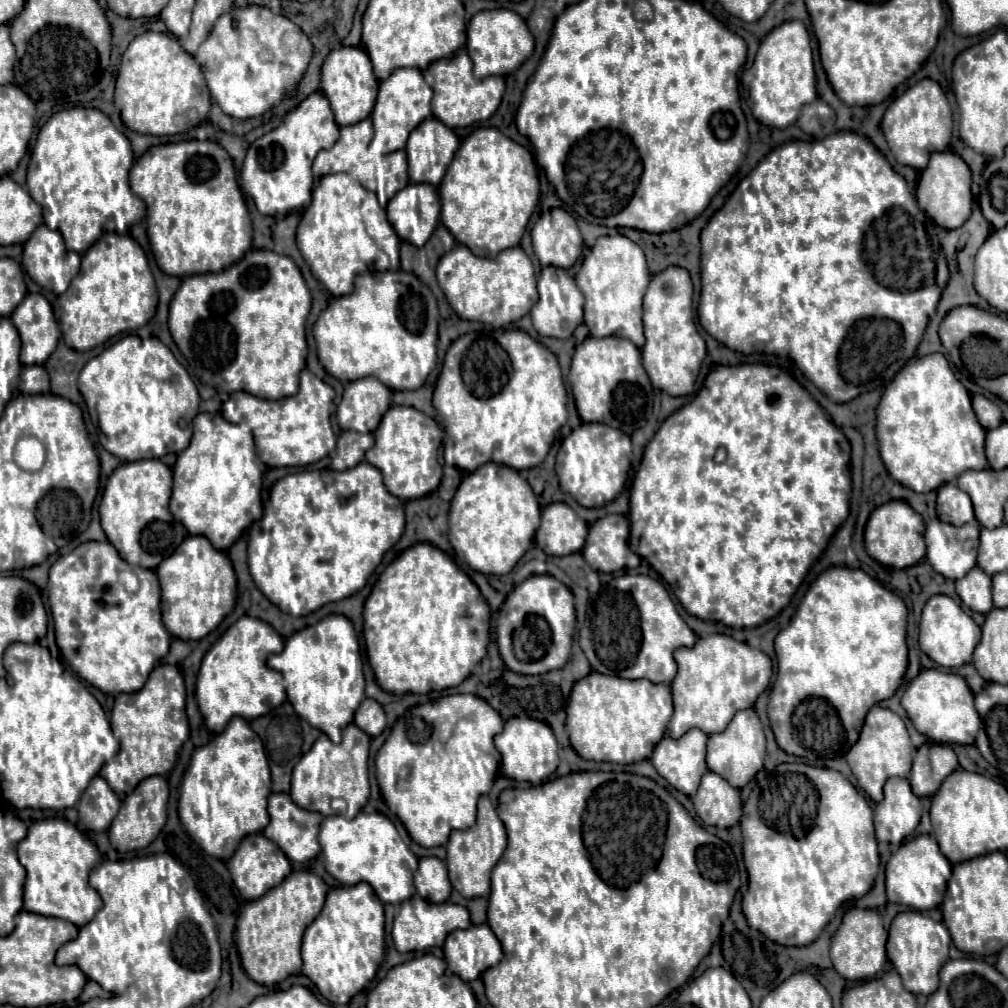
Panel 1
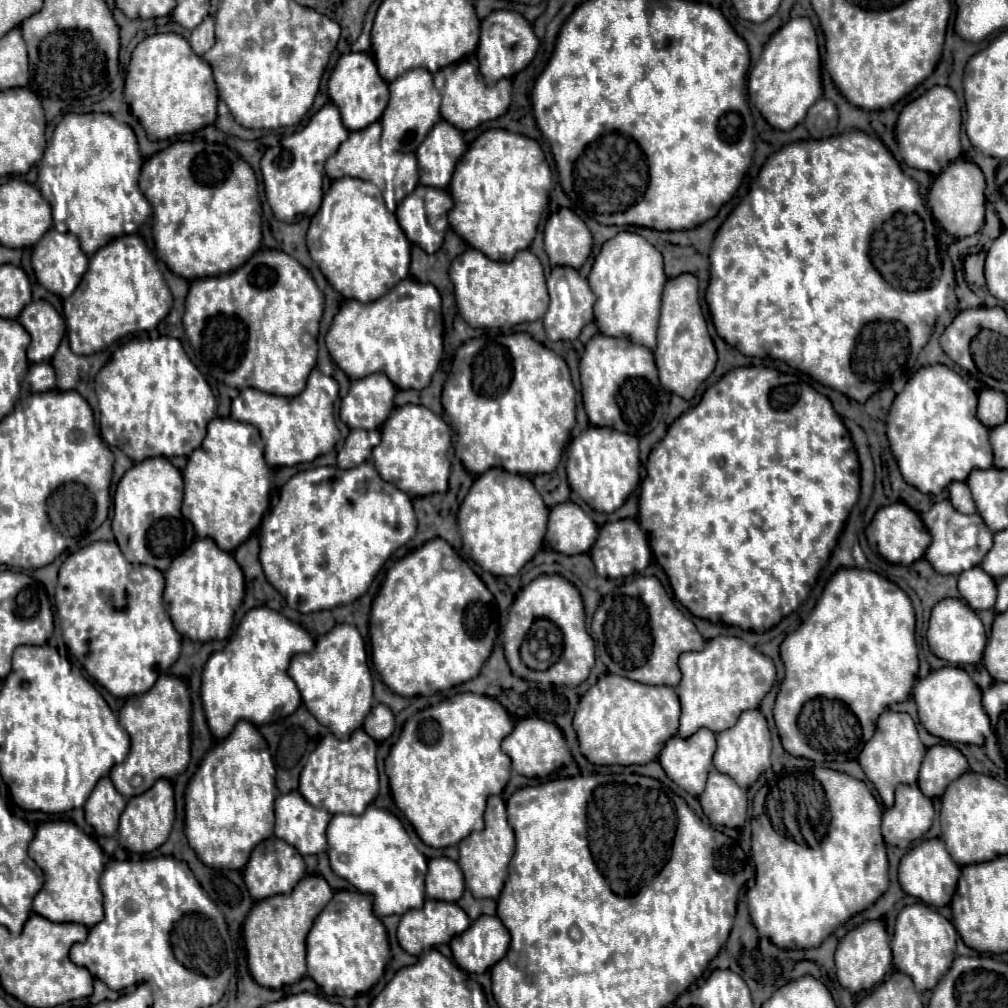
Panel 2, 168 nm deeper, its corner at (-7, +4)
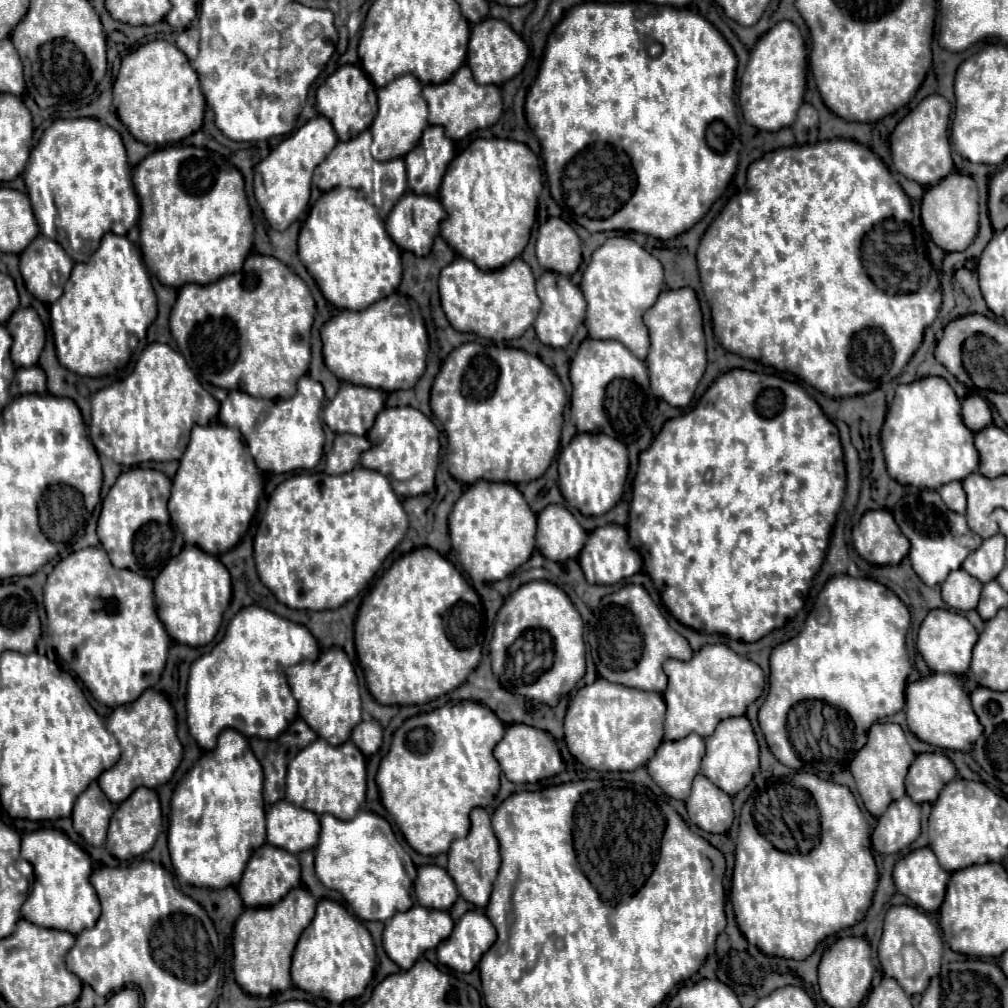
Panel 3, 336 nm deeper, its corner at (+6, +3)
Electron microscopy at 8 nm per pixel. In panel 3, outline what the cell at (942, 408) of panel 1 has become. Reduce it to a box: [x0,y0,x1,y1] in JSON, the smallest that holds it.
[882,377,978,489]

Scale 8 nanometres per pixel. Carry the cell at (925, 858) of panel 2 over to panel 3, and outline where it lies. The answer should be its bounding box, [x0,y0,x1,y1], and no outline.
[894,847,950,913]

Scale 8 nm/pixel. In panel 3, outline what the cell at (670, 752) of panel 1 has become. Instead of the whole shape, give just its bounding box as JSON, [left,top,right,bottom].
[646,735,706,801]

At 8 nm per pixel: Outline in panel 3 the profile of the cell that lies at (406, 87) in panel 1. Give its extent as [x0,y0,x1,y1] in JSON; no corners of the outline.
[366,75,428,215]

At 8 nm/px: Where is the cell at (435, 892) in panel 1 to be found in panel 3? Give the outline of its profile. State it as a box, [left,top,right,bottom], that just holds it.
[414,865,458,911]

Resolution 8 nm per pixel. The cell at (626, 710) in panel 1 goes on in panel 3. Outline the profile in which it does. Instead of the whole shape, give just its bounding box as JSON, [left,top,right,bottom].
[564,677,666,771]

